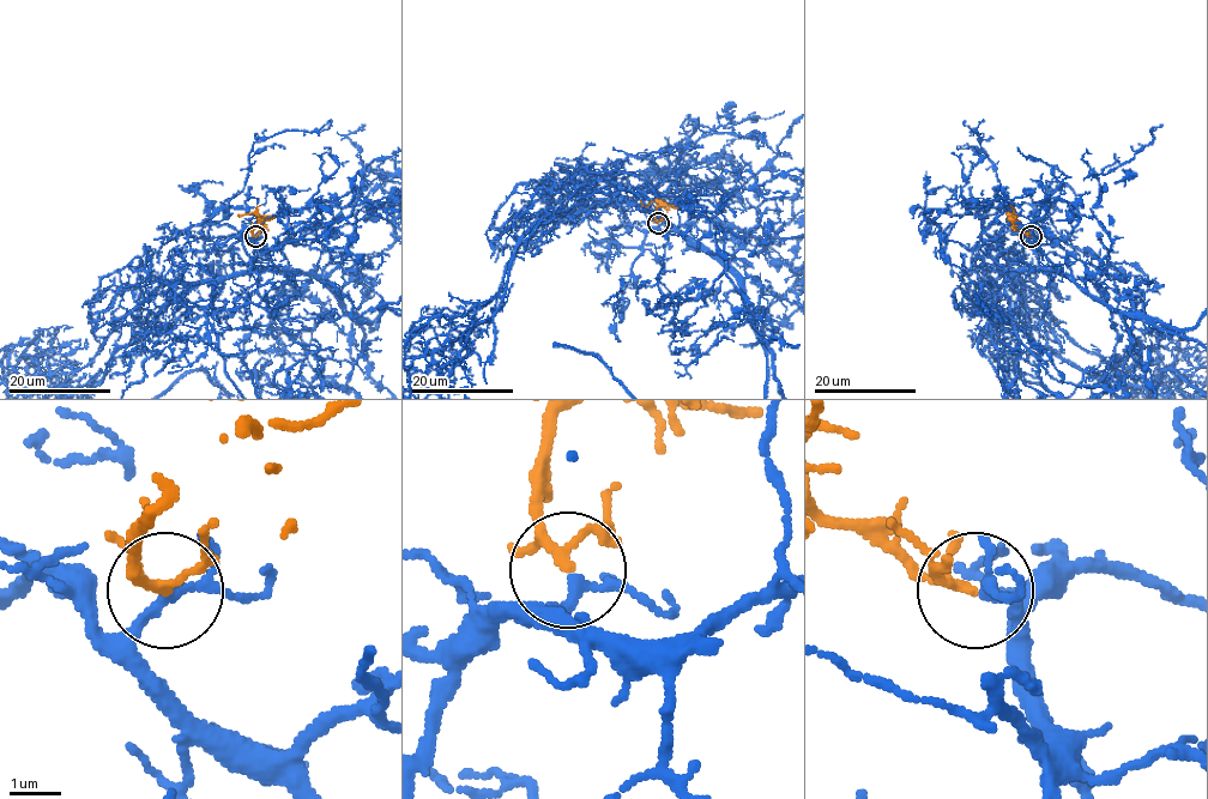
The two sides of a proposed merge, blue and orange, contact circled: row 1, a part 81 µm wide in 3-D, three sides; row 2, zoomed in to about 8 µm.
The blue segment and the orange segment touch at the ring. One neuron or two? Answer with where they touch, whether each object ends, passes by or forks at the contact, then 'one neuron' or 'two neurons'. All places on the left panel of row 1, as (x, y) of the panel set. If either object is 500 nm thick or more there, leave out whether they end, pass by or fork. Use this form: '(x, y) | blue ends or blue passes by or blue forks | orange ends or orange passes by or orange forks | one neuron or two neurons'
(255, 236) | blue forks | orange forks | one neuron

